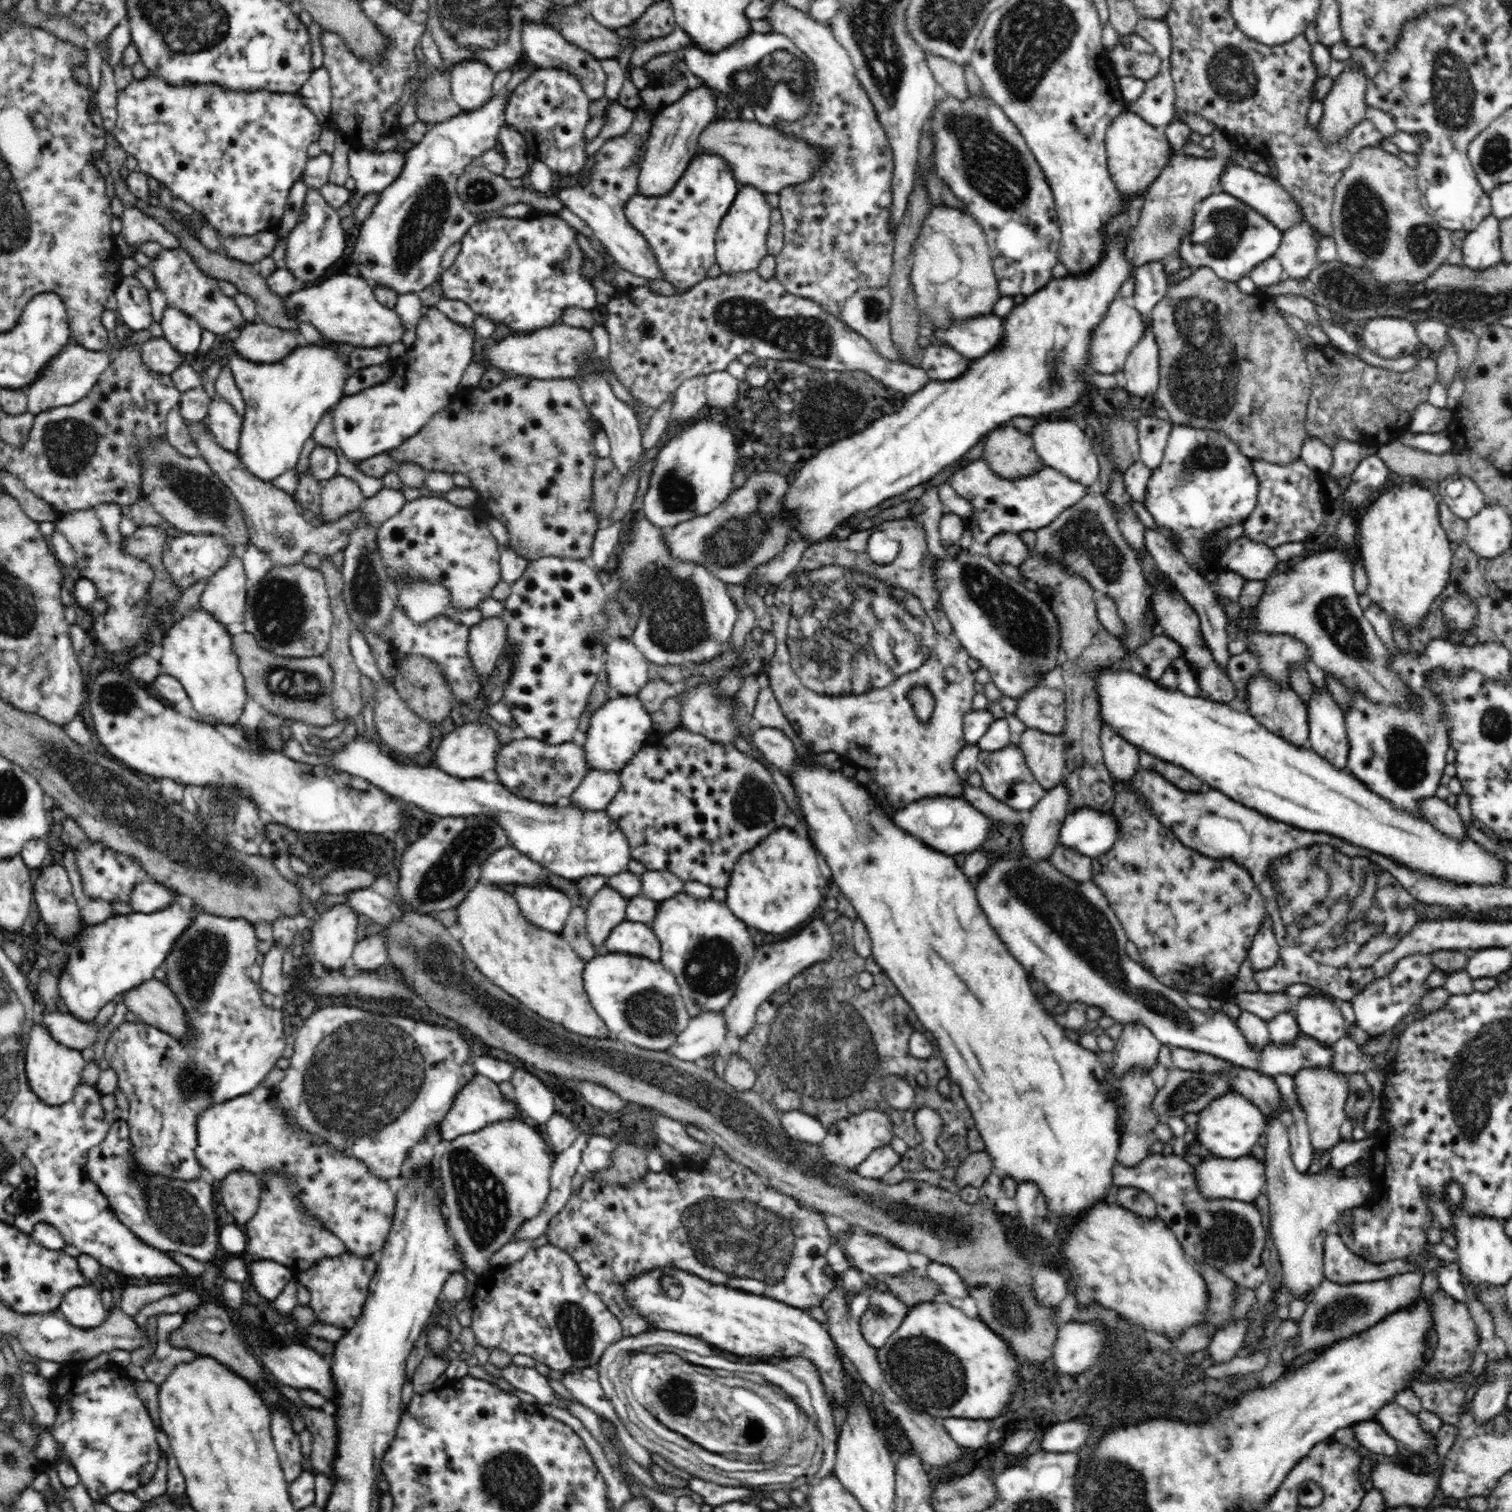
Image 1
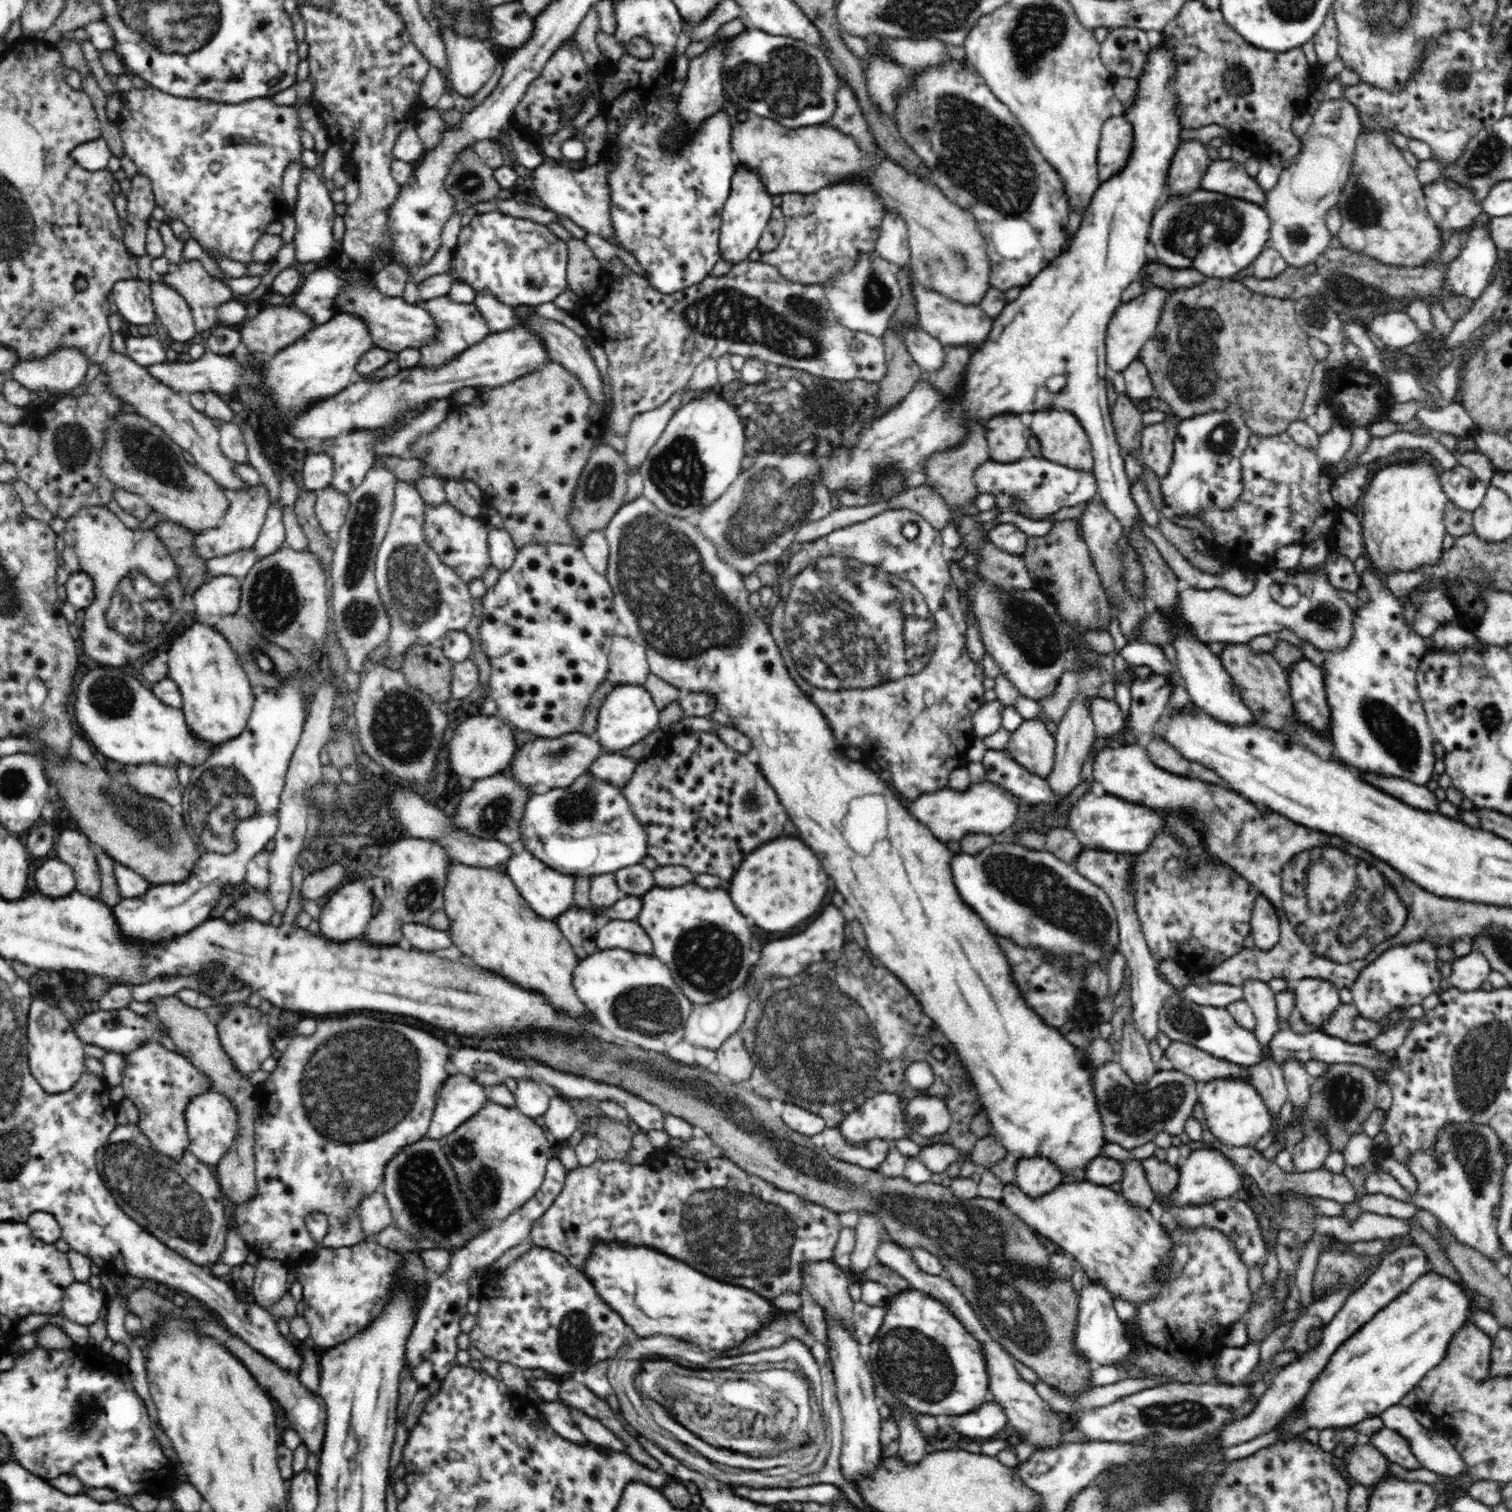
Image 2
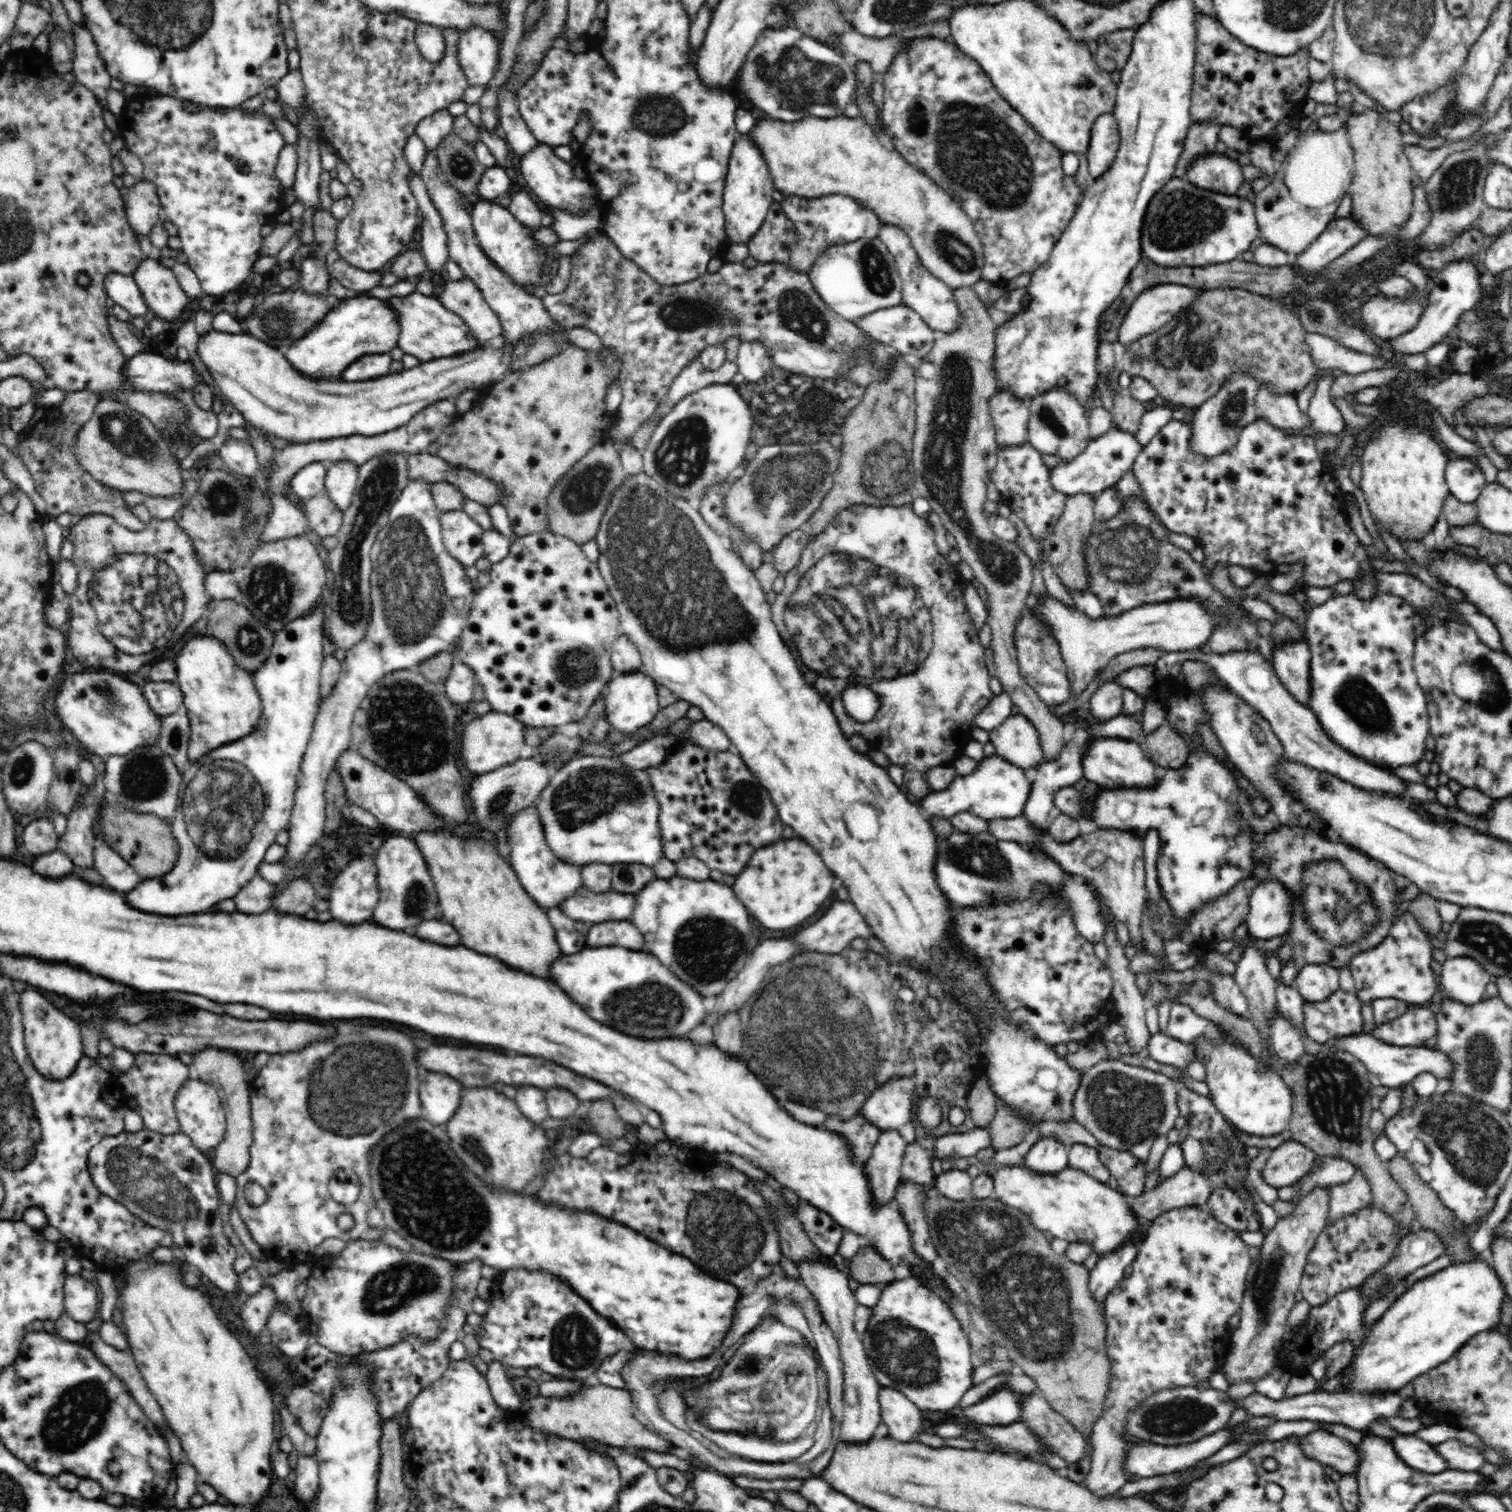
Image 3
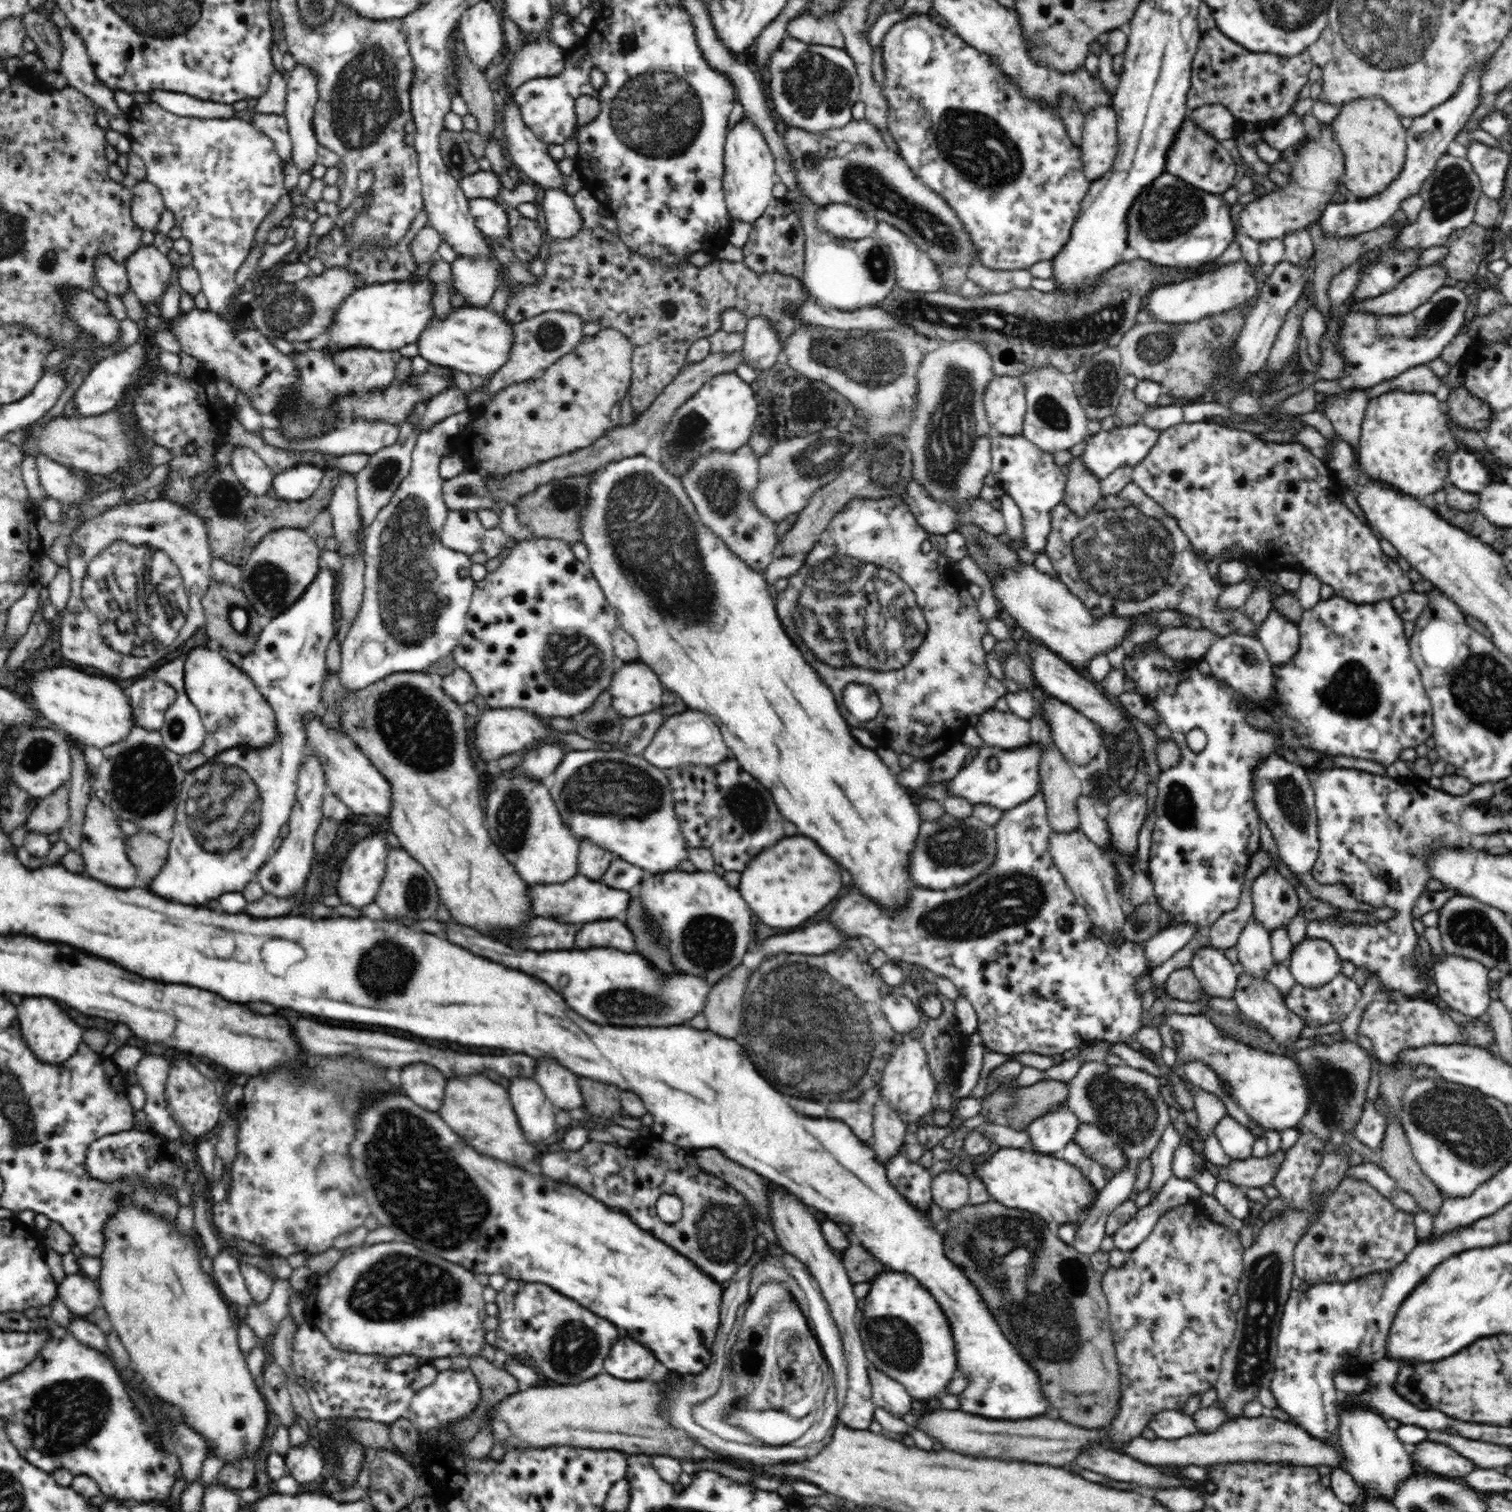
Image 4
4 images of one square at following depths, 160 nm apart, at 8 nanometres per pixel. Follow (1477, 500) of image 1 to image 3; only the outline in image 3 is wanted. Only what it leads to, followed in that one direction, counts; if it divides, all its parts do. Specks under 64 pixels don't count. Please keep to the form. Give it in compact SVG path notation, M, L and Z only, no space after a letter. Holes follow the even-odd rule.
M1452 455L1445 470L1449 494L1462 503L1475 503L1482 489L1487 486L1486 478L1477 464L1468 457Z

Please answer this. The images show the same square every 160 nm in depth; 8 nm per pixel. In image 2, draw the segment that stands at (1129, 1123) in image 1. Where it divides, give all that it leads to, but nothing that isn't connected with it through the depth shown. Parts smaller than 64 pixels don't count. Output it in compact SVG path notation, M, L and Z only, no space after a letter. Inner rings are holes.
M1128 1015L1120 1040L1119 1064L1132 1082L1146 1084L1158 1070L1152 1062L1148 1040L1135 1029L1134 1023Z

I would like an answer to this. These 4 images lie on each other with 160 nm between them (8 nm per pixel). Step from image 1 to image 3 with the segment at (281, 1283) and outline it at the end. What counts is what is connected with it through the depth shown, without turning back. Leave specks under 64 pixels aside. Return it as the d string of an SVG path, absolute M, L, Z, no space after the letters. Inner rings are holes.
M265 1282L261 1289L250 1295L247 1301L242 1305L240 1318L245 1326L246 1332L255 1334L266 1327L268 1316L274 1310L276 1304L276 1295L272 1287Z

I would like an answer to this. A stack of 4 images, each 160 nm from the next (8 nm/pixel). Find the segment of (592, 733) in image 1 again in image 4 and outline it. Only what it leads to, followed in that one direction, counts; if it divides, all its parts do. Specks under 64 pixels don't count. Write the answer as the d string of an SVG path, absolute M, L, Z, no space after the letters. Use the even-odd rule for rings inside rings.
M637 660L625 663L619 671L613 674L607 691L611 694L614 711L624 718L633 718L658 711L664 705L661 699L664 687L657 674L646 663Z

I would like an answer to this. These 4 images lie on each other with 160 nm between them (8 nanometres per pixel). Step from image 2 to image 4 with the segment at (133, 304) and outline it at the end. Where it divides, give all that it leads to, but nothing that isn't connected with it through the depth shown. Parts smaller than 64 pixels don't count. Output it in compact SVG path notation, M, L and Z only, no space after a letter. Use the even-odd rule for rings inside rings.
M98 254L94 258L94 273L96 273L97 284L102 286L108 294L120 297L130 289L126 265L118 264L105 254Z

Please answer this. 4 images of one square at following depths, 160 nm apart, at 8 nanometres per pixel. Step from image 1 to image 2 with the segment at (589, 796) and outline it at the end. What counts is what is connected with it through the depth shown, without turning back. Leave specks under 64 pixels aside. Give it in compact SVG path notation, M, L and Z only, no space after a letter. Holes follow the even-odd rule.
M606 753L588 765L589 772L598 782L609 782L624 787L632 778L638 761L619 753Z

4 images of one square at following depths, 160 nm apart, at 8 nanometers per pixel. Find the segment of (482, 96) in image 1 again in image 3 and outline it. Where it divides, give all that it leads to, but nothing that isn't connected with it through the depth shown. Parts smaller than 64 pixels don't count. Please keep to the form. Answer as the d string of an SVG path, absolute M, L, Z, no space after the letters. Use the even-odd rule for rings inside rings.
M482 27L462 31L458 40L458 60L468 87L483 86L494 78L499 63L498 48L496 36Z

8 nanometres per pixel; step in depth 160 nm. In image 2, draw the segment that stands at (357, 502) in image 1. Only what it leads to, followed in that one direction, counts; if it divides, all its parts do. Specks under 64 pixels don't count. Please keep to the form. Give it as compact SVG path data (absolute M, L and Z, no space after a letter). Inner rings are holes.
M332 487L320 489L316 493L315 514L322 530L328 535L336 535L344 524L350 504L348 494Z

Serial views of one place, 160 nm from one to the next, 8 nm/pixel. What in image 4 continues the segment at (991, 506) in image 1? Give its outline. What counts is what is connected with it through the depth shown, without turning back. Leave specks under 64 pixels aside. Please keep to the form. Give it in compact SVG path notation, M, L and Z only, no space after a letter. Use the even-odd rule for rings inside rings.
M1142 422L1127 426L1114 426L1113 429L1100 431L1099 434L1089 436L1086 449L1082 454L1082 463L1086 463L1086 469L1100 481L1110 477L1112 472L1121 467L1136 467L1156 444L1158 436L1162 432L1146 426Z

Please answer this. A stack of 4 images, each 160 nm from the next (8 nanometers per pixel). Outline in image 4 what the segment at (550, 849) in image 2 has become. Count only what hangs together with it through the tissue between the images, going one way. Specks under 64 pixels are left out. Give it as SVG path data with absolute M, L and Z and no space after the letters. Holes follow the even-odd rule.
M601 749L596 750L578 750L566 752L561 763L557 766L557 769L553 772L555 776L554 784L549 789L550 796L554 799L558 812L561 814L561 818L571 828L574 836L578 841L591 840L596 846L611 852L616 857L624 859L626 862L639 866L640 869L648 870L653 874L666 873L668 871L676 870L679 862L687 858L690 846L685 843L685 838L681 833L681 823L678 822L676 812L676 802L673 801L672 789L667 772L664 769L656 768L652 766L642 755L635 755L622 752L620 749L610 750Z

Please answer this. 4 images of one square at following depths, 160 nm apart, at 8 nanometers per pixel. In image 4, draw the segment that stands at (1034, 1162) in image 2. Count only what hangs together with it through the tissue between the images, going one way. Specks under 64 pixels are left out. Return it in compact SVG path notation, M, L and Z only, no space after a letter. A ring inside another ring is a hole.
M1066 1102L1030 1122L1027 1132L1031 1138L1031 1150L1059 1155L1066 1143L1073 1141L1080 1122L1068 1106L1065 1110L1064 1107L1060 1109L1063 1105Z

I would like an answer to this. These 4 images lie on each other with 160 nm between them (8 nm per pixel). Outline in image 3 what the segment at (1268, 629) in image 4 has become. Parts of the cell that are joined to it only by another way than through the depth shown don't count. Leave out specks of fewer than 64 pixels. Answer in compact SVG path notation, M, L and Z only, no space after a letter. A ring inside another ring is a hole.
M1304 640L1273 644L1272 665L1286 690L1300 703L1310 704L1310 647Z

